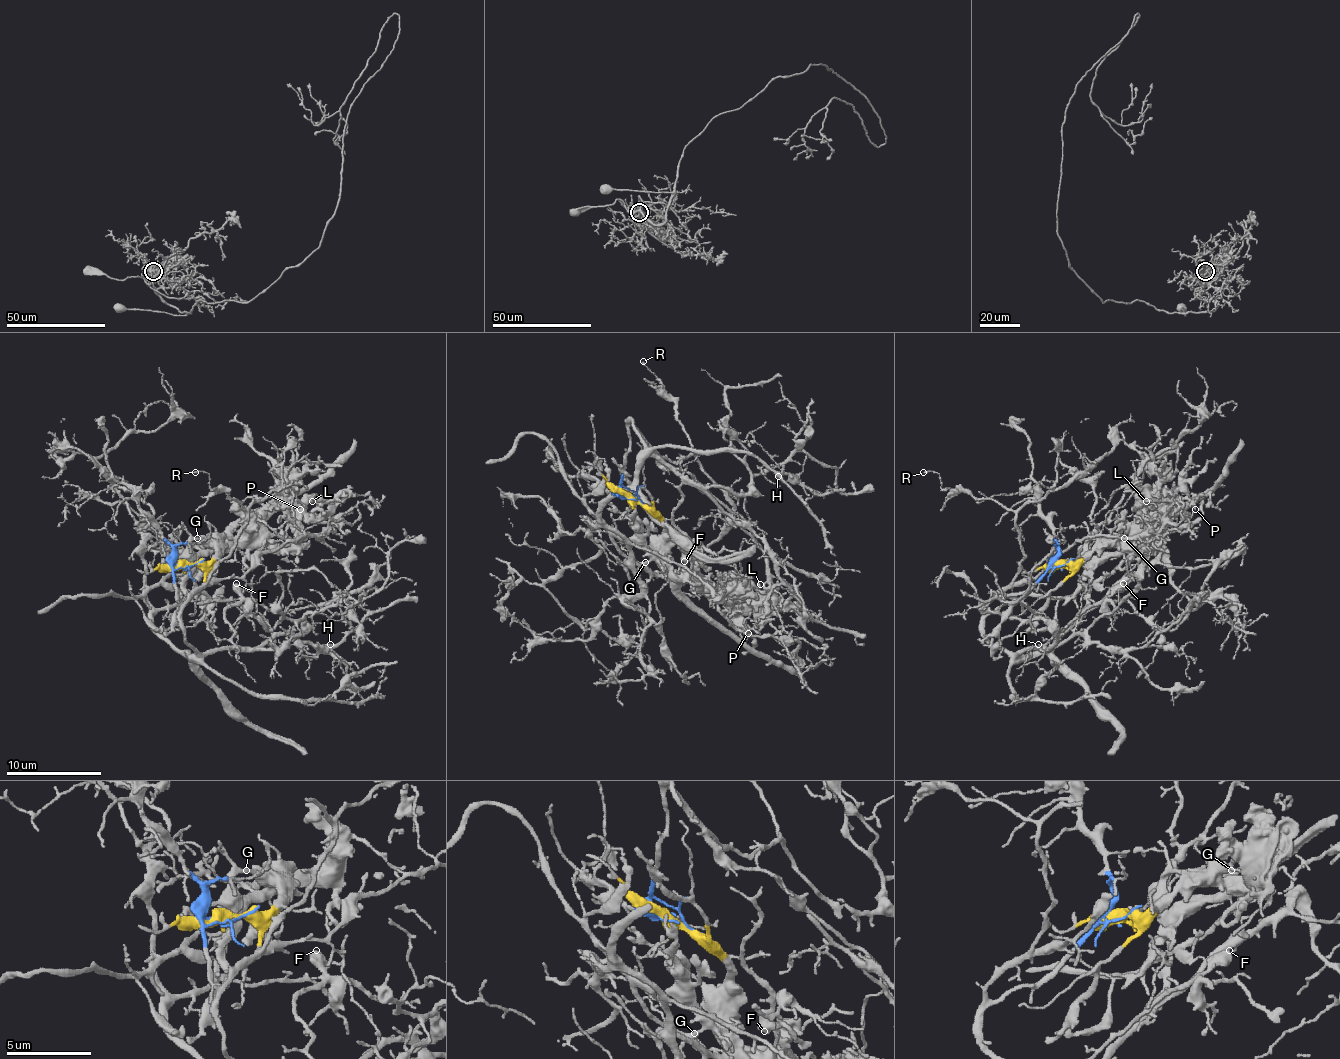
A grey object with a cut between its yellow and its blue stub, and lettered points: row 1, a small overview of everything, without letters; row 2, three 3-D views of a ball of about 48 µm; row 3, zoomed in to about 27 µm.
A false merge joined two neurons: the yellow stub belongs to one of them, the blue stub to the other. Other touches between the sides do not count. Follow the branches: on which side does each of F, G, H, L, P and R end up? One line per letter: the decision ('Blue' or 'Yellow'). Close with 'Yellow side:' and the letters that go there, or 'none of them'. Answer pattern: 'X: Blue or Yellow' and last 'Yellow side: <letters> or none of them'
F: Blue
G: Yellow
H: Blue
L: Yellow
P: Yellow
R: Blue
Yellow side: G, L, P

